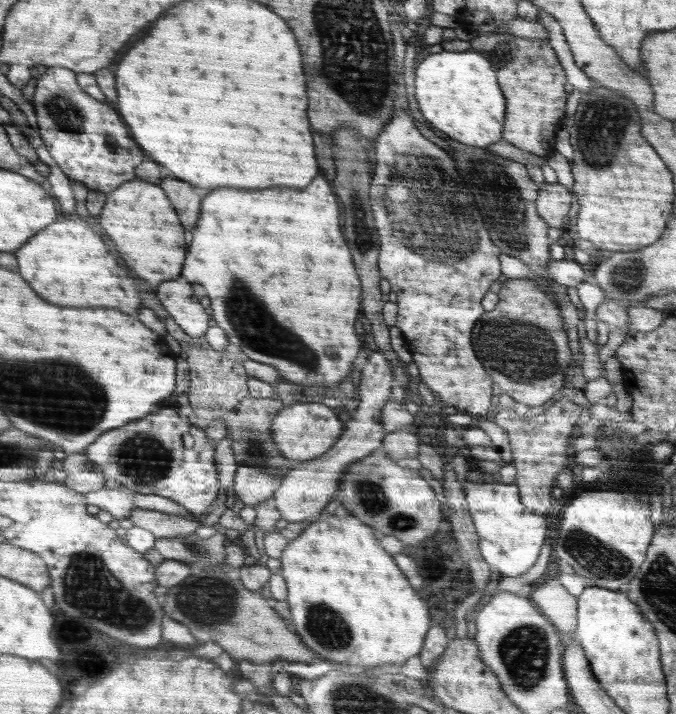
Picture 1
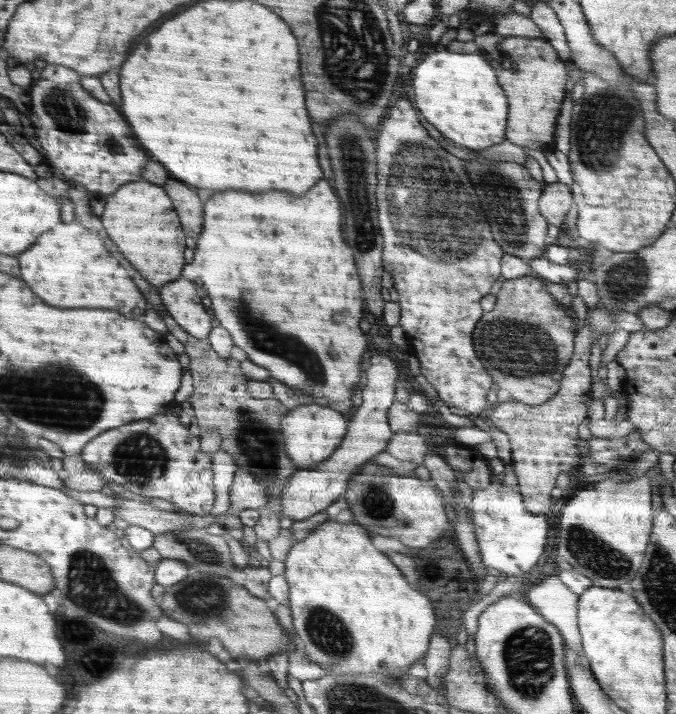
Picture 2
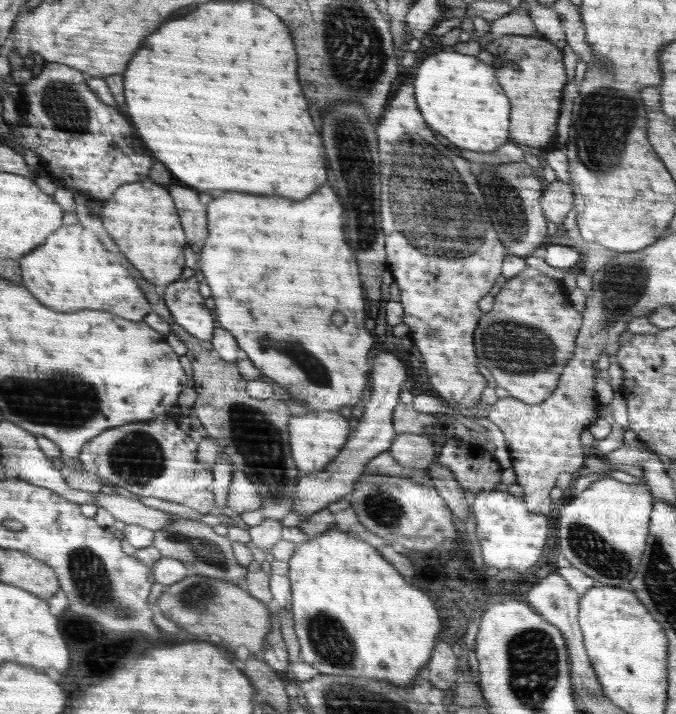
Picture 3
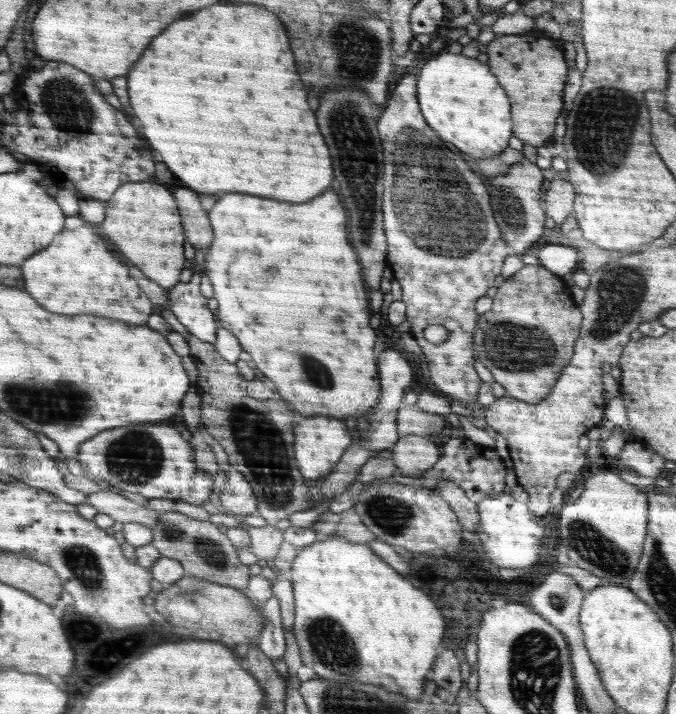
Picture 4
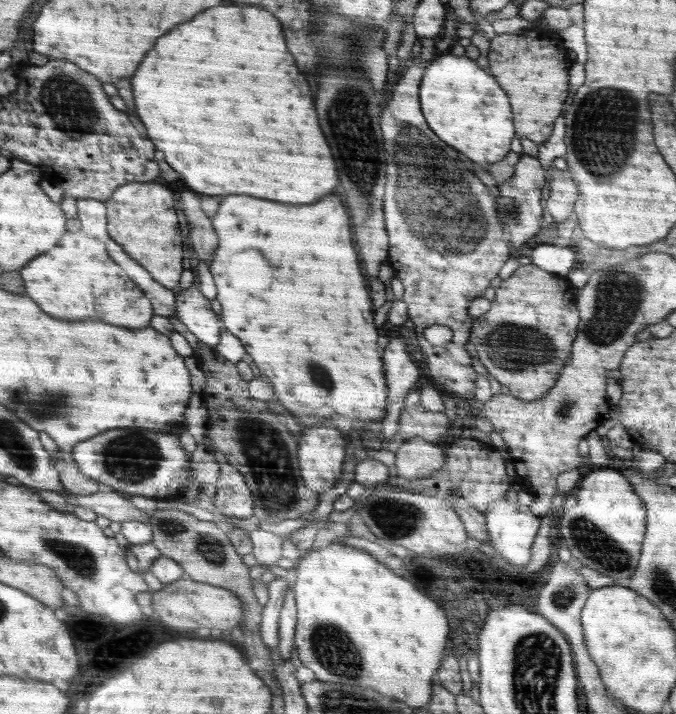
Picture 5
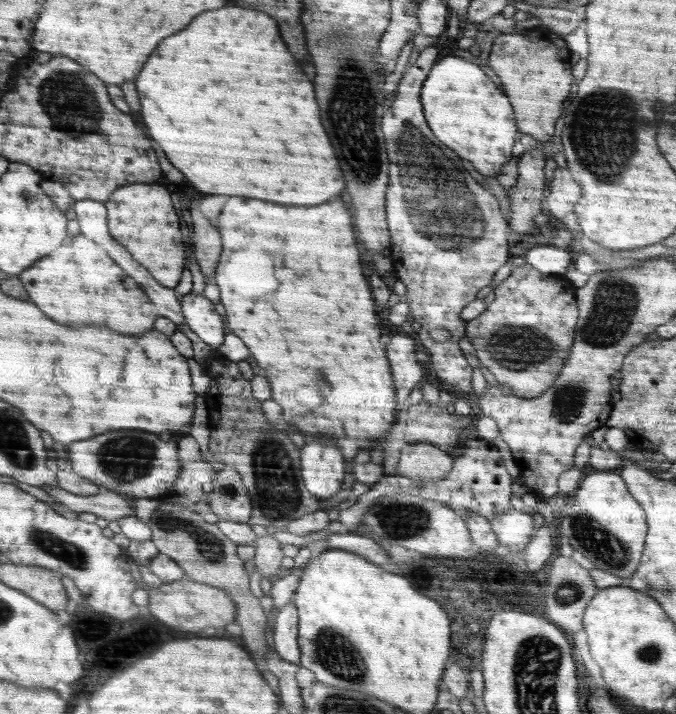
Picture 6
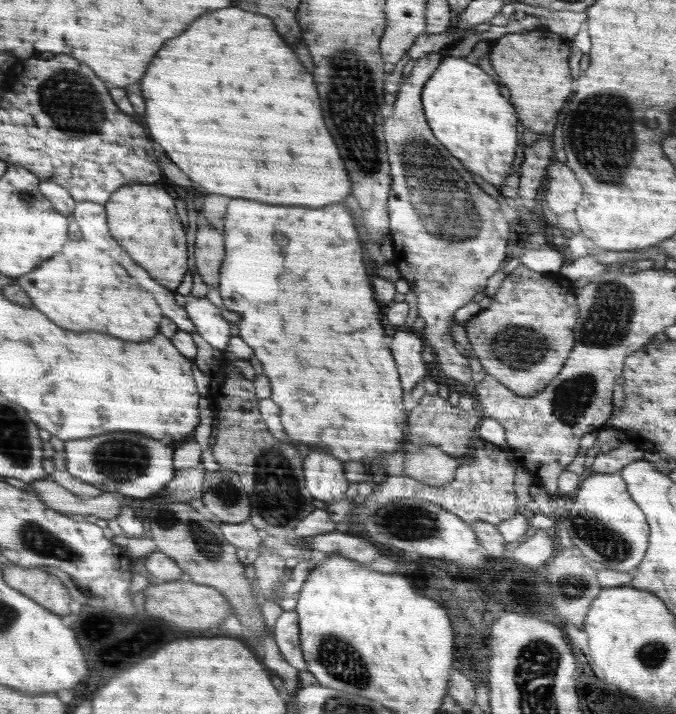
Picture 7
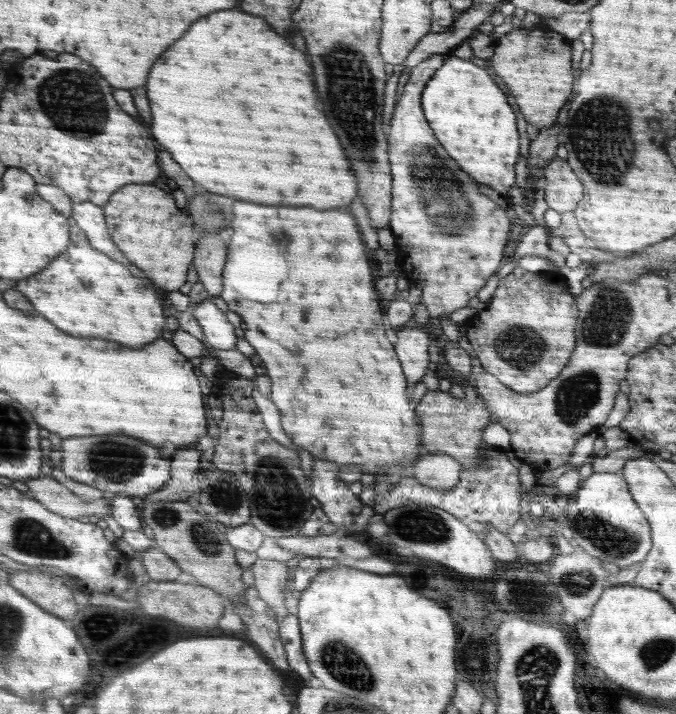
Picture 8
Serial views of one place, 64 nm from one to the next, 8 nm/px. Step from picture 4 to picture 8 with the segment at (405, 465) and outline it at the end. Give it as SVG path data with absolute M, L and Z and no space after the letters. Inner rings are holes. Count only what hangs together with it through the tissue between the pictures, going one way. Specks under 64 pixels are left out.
M434 452L434 454L419 456L416 464L413 464L410 468L414 470L414 480L435 490L450 490L454 488L460 480L460 473L462 471L461 464L455 458L443 452Z

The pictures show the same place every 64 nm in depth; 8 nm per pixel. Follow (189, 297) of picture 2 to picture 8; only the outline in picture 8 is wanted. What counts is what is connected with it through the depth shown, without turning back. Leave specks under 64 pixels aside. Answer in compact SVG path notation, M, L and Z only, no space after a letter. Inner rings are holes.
M208 298L192 309L207 334L207 343L214 349L232 350L237 348L238 331L230 322L226 312Z

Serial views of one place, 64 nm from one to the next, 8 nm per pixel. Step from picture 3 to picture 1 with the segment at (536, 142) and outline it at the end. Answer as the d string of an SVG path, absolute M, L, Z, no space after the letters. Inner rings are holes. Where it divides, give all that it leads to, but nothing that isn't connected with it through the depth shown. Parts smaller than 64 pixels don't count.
M509 37L503 47L512 48L508 70L500 72L500 86L504 86L504 94L508 94L508 126L504 126L504 140L518 149L546 158L548 152L554 150L556 128L564 116L564 112L558 112L564 110L568 96L564 70L555 50L546 42Z

